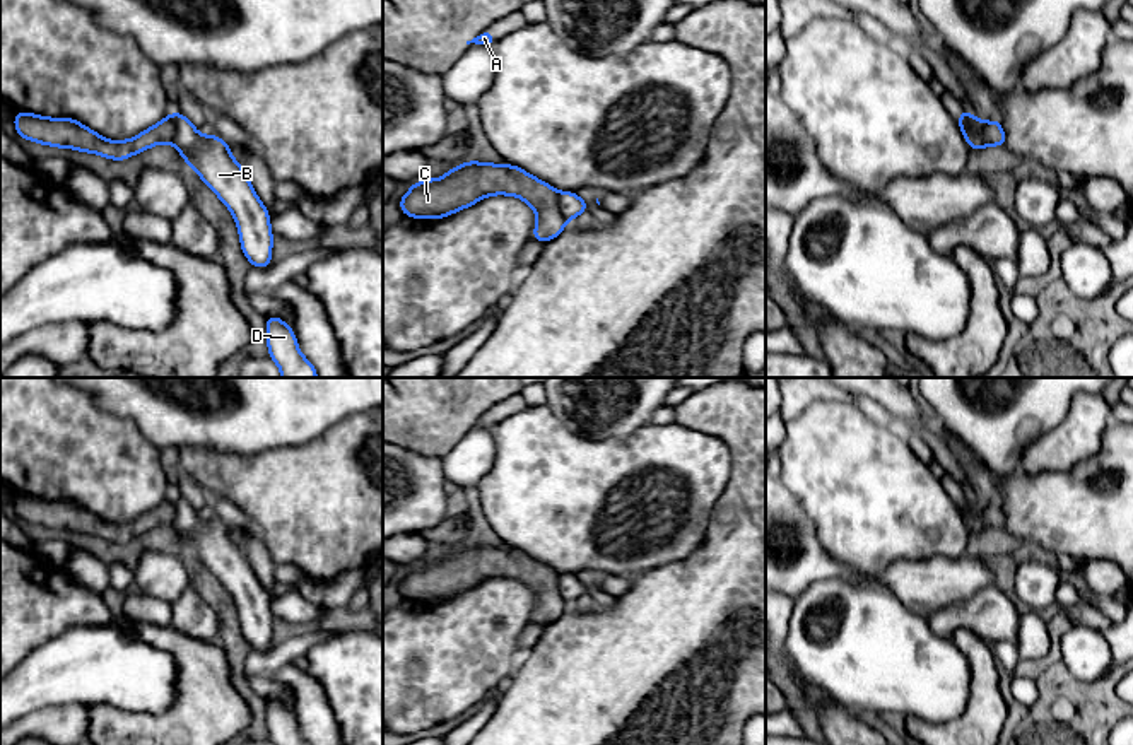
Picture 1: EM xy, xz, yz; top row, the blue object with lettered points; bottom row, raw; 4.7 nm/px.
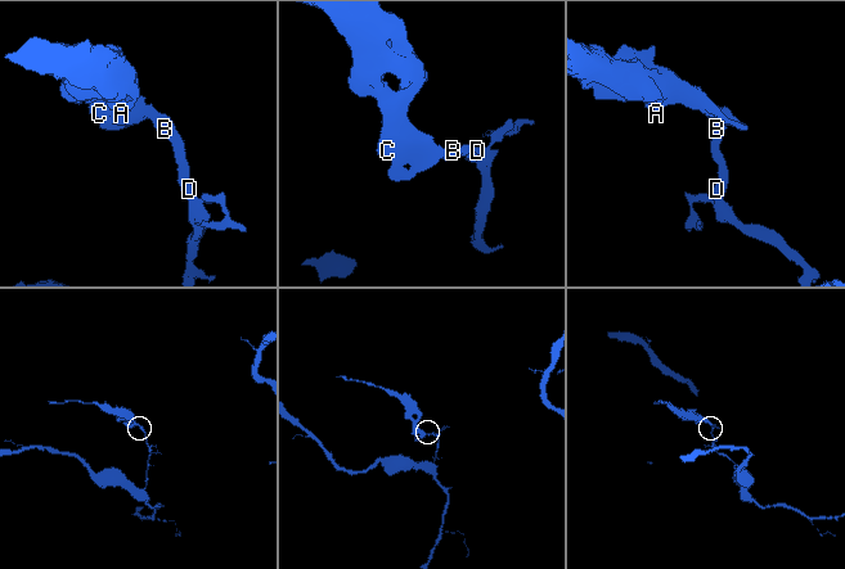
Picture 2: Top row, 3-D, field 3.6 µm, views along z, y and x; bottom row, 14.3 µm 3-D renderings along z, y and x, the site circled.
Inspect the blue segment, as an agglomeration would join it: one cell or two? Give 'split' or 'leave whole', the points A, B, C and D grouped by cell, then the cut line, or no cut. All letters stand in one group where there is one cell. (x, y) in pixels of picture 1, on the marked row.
split; A C / B D; cut in xy along (171, 113), (175, 142)

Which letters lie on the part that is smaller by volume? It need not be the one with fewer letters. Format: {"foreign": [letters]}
{"foreign": ["A", "C"]}

